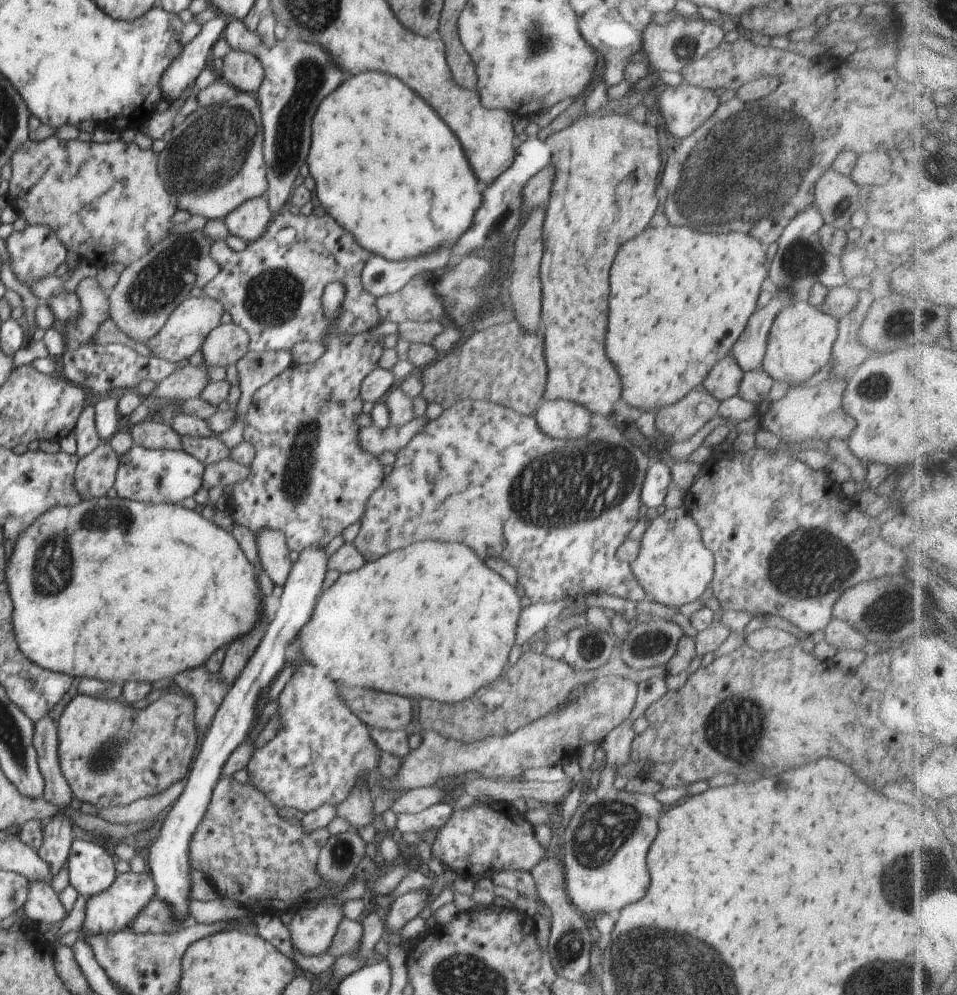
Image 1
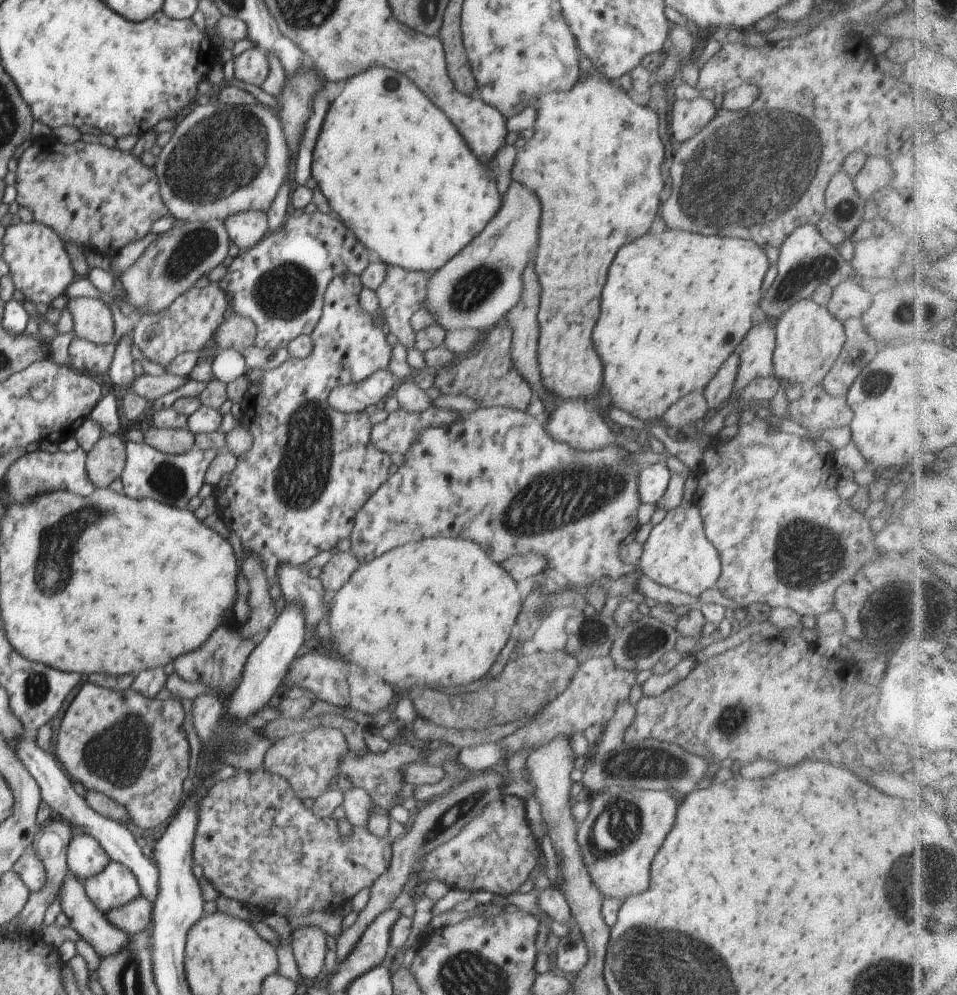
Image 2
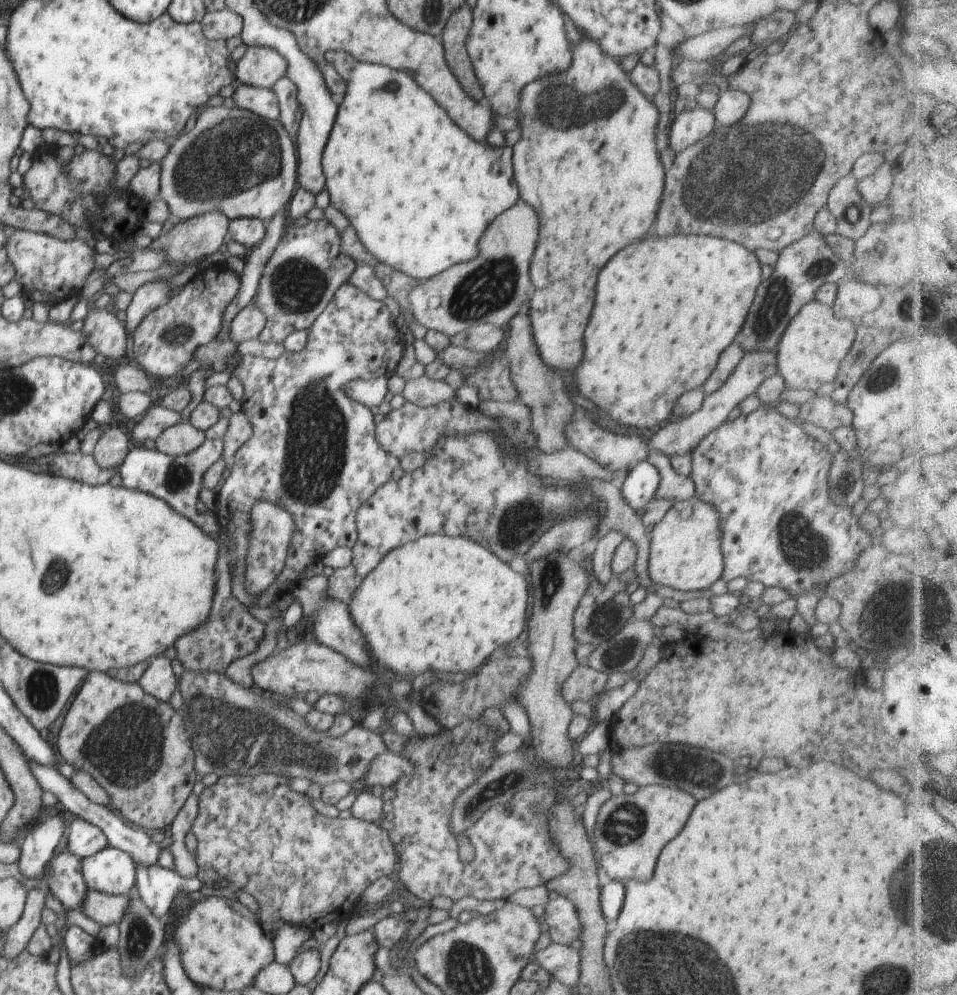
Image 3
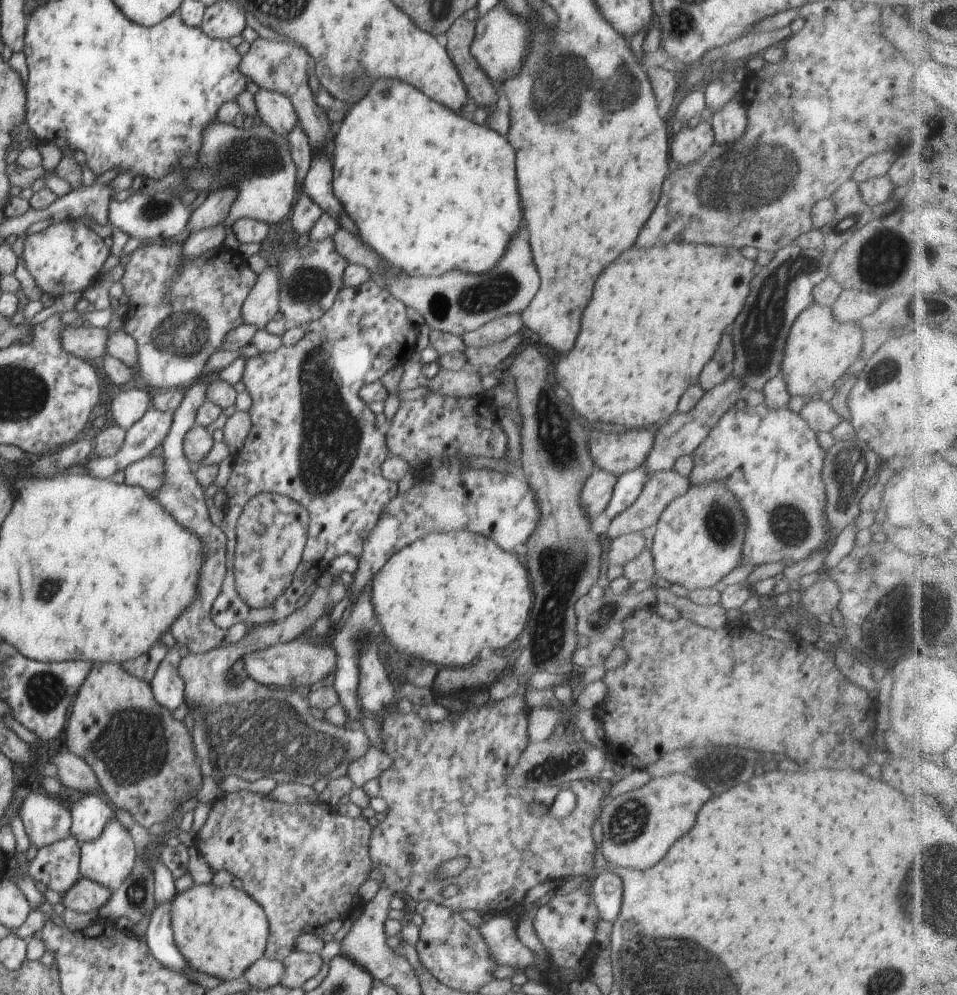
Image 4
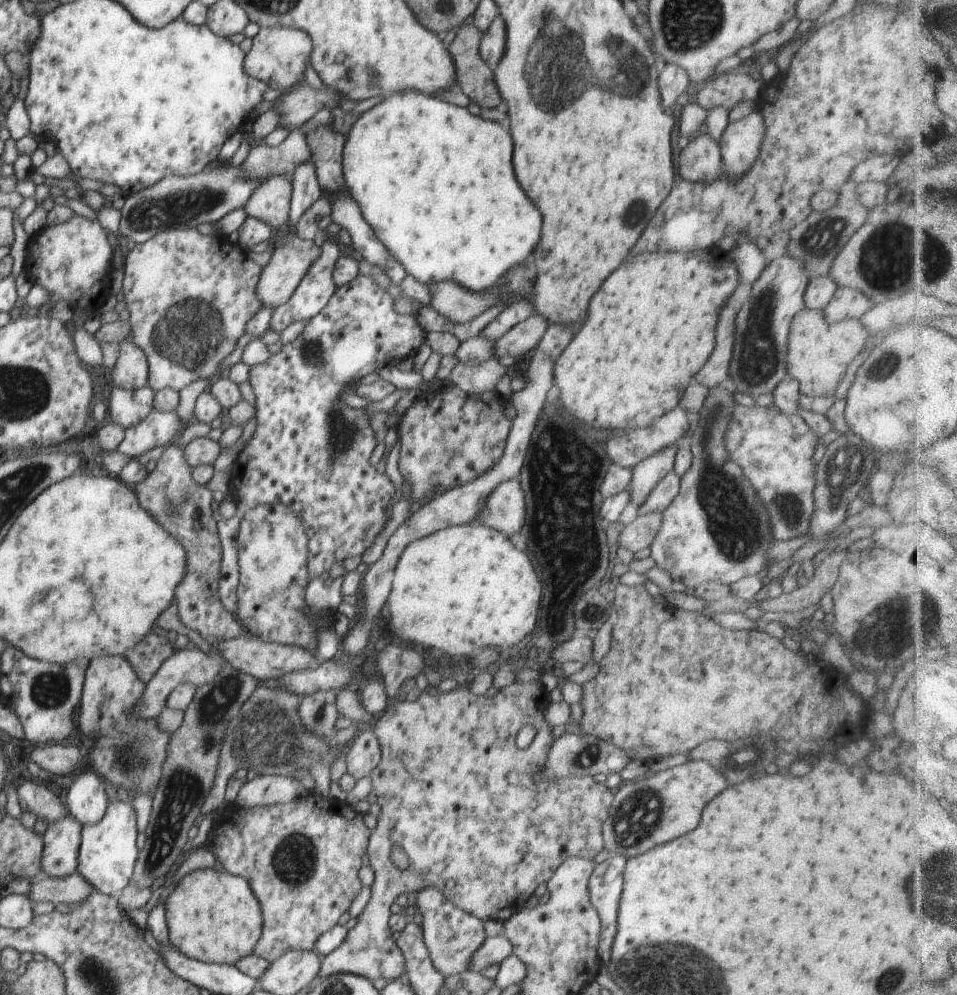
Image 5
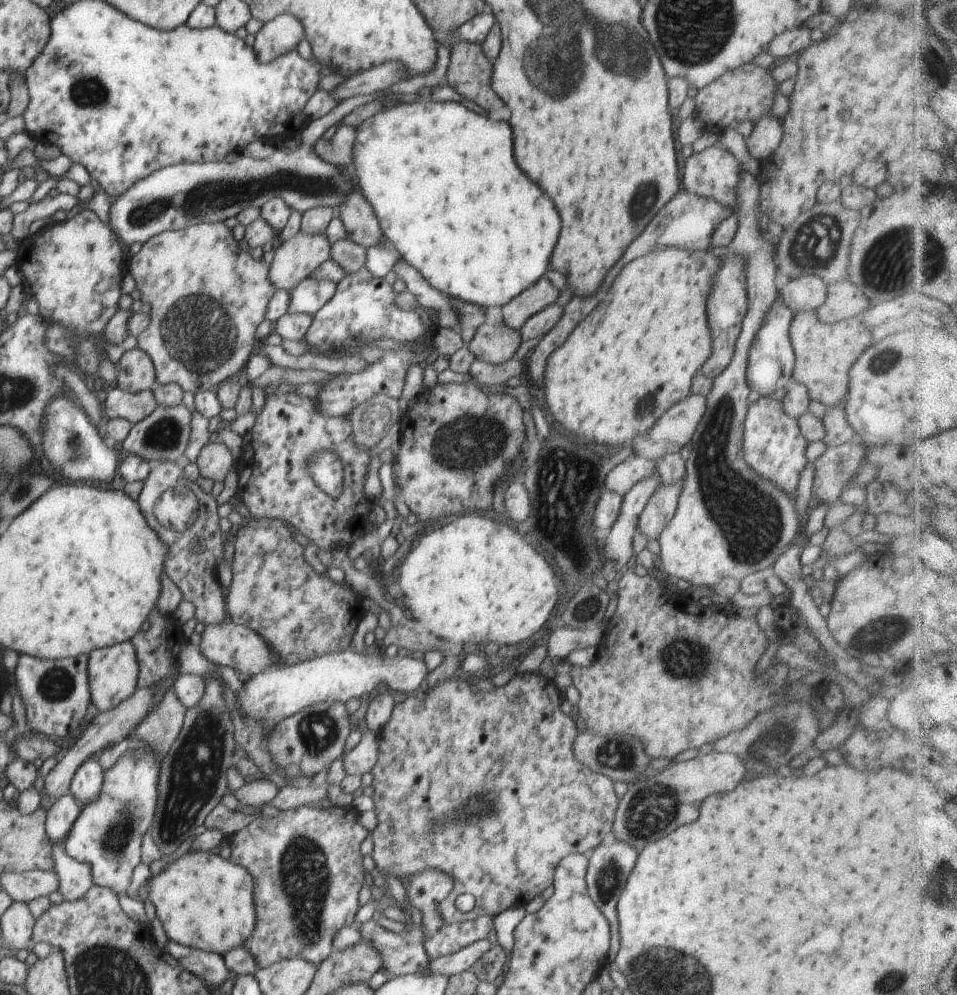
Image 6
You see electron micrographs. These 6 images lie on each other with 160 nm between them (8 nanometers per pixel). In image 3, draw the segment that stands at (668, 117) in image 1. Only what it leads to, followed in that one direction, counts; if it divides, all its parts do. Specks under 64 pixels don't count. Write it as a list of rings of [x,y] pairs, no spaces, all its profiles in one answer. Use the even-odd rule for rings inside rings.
[[[698,104],[689,106],[674,117],[670,125],[670,143],[672,150],[683,151],[688,145],[711,134],[716,126],[713,111]]]

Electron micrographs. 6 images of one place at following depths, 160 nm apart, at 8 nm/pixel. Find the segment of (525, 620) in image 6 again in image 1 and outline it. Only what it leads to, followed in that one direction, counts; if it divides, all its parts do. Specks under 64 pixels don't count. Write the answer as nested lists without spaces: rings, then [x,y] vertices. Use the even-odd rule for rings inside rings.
[[[417,542],[397,551],[392,551],[375,561],[368,561],[358,570],[342,573],[332,586],[324,589],[315,602],[313,613],[306,626],[297,634],[299,651],[302,657],[310,664],[314,664],[316,670],[328,674],[330,678],[338,682],[346,682],[348,686],[362,686],[362,688],[374,688],[382,692],[400,694],[406,698],[430,698],[430,700],[449,705],[458,706],[472,694],[478,692],[483,686],[494,682],[510,665],[509,654],[515,645],[517,637],[517,622],[521,615],[520,596],[502,576],[492,572],[474,552],[464,544],[452,544],[452,542]]]

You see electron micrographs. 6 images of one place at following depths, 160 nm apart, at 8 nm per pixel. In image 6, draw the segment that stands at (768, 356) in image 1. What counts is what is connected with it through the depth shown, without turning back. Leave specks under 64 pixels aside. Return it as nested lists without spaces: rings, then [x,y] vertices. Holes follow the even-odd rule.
[[[798,311],[791,322],[790,342],[794,350],[794,370],[792,376],[797,383],[806,386],[811,400],[818,400],[829,409],[841,406],[848,394],[848,374],[851,366],[872,344],[868,328],[858,320],[846,319],[834,323],[821,323],[816,311]]]

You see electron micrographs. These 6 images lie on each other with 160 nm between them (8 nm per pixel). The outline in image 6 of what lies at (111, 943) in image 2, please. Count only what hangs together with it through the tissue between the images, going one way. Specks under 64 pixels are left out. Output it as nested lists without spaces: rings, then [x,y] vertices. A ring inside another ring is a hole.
[[[70,794],[62,795],[53,802],[45,818],[45,829],[52,846],[64,846],[69,830],[78,818],[81,809],[82,806]]]

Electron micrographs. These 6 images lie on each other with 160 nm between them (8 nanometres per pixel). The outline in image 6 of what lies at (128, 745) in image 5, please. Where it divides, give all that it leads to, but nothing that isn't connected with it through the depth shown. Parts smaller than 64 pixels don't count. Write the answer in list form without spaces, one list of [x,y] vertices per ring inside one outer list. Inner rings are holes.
[[[126,641],[104,649],[94,649],[88,655],[87,669],[91,703],[96,706],[100,713],[113,709],[136,692],[139,687],[137,683],[139,664],[132,641]]]

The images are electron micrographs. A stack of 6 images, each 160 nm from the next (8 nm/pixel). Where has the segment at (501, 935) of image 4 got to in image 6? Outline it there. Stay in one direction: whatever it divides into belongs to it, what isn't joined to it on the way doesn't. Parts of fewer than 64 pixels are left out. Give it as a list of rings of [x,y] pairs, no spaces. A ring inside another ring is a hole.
[[[480,939],[467,947],[462,947],[454,954],[430,960],[431,974],[451,977],[462,971],[472,970],[472,964],[476,962],[484,952],[488,952],[493,944],[488,939]]]

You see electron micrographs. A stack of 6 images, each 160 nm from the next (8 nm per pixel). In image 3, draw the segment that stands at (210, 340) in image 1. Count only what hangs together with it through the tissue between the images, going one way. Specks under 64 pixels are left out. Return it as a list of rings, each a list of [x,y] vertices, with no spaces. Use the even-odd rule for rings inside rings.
[[[252,302],[245,306],[231,322],[229,338],[239,345],[241,342],[258,338],[266,322],[266,317]]]

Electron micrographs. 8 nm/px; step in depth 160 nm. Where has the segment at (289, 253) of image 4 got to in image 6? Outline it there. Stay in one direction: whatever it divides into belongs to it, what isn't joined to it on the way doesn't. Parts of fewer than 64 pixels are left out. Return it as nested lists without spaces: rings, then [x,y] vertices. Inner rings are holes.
[[[306,277],[290,291],[287,312],[305,312],[311,316],[316,314],[334,296],[336,287],[335,282]]]

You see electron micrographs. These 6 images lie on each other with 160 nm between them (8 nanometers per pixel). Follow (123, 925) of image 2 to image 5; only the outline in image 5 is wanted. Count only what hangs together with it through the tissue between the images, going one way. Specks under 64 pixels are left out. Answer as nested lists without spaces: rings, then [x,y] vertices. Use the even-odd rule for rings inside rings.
[[[77,870],[63,879],[44,876],[44,880],[31,885],[31,892],[27,895],[33,904],[66,902],[70,906],[79,905],[93,891],[93,886]]]

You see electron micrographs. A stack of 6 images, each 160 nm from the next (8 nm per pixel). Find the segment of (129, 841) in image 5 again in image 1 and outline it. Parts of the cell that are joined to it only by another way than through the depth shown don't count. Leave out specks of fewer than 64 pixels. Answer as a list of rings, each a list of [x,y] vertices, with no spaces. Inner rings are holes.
[[[121,867],[115,881],[104,892],[87,900],[83,934],[86,937],[95,937],[96,935],[113,935],[120,931],[130,930],[133,919],[156,896],[155,882],[148,870],[134,873]]]

